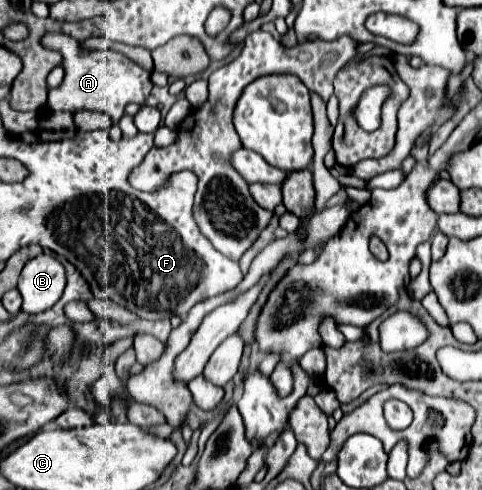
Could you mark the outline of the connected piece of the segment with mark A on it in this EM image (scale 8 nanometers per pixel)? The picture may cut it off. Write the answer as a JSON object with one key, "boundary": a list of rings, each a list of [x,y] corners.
{"boundary":[[[46,32],[40,38],[40,42],[50,50],[58,50],[63,56],[61,66],[65,71],[64,82],[58,88],[50,90],[46,104],[50,110],[72,112],[72,114],[78,110],[98,110],[108,114],[112,122],[118,124],[118,120],[124,114],[124,106],[128,102],[144,104],[152,92],[154,82],[150,78],[150,72],[120,52],[88,50],[82,46],[82,42],[62,32]]]}

